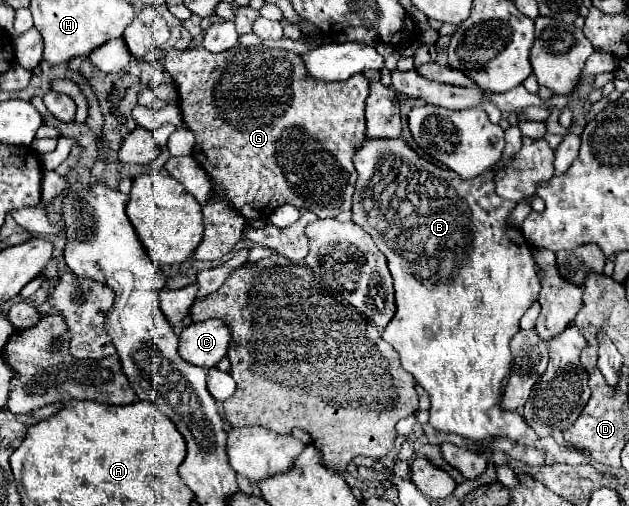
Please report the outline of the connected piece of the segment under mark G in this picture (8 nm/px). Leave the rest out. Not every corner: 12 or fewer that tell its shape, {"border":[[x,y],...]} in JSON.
{"border":[[169,50],[191,156],[243,218],[351,210],[363,74]]}

